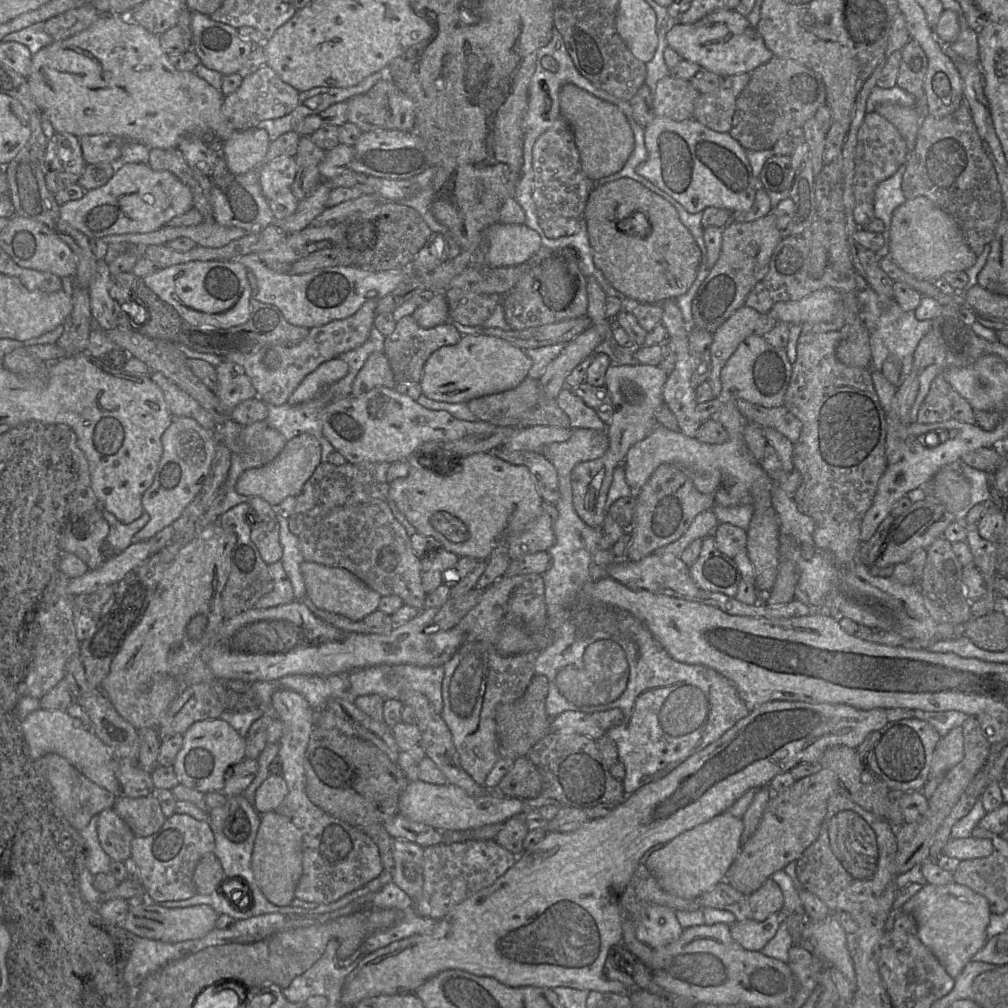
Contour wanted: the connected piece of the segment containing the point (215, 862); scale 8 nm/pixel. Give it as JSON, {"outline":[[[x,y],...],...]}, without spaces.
{"outline":[[[214,852],[204,855],[196,865],[193,881],[197,893],[210,895],[217,892],[221,882],[226,883],[230,879],[225,877],[220,860]]]}

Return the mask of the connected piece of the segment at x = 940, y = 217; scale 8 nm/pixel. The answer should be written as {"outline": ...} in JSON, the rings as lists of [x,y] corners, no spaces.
{"outline":[[[925,196],[907,199],[892,214],[889,258],[904,271],[935,281],[947,272],[966,271],[978,256],[964,240],[956,220]]]}

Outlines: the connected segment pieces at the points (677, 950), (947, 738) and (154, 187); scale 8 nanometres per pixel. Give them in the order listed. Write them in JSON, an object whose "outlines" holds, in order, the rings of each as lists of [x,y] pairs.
{"outlines":[[[[725,923],[691,926],[683,929],[678,940],[654,949],[649,966],[654,981],[679,999],[707,1006],[779,1007],[788,1002],[797,990],[797,980],[789,965],[761,951],[744,949],[733,939],[730,926]]],[[[958,726],[942,736],[931,767],[931,777],[944,777],[944,775],[958,763],[965,755],[963,727]]],[[[125,163],[116,166],[112,177],[104,185],[85,191],[79,199],[59,205],[59,216],[86,237],[100,238],[113,234],[152,232],[192,208],[191,190],[174,174],[153,170],[147,163]]]]}

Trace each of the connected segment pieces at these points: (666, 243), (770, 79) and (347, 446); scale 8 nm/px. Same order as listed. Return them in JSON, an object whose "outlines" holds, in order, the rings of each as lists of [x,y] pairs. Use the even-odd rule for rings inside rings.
{"outlines":[[[[631,178],[596,185],[584,211],[594,264],[606,280],[625,297],[641,304],[661,304],[685,294],[693,284],[701,252],[681,223],[675,207],[661,196]]],[[[772,57],[755,68],[736,99],[730,136],[745,150],[767,150],[786,132],[802,128],[817,110],[827,104],[826,88],[820,74],[797,61]]],[[[375,387],[359,396],[346,396],[332,400],[321,412],[322,432],[334,449],[349,463],[405,461],[422,444],[431,441],[456,441],[468,435],[487,433],[495,425],[482,421],[464,421],[453,417],[444,410],[428,409],[394,388]]]]}

